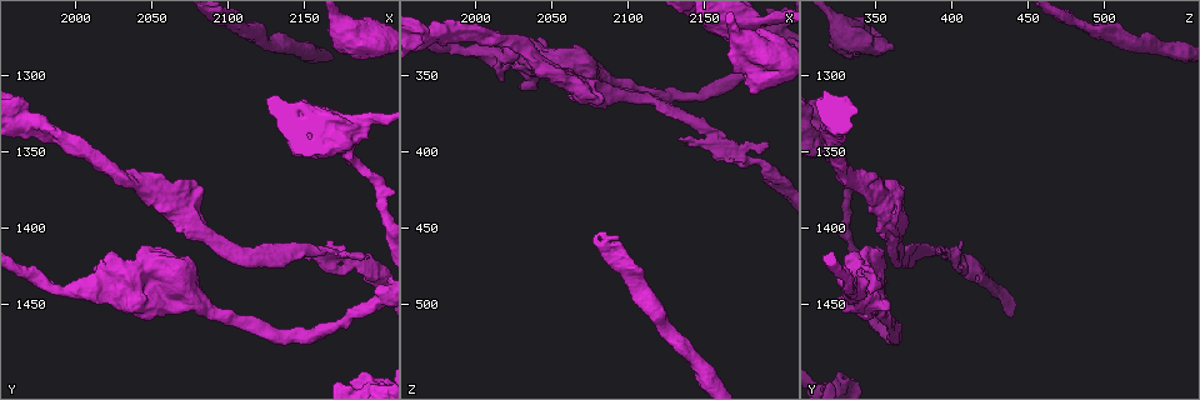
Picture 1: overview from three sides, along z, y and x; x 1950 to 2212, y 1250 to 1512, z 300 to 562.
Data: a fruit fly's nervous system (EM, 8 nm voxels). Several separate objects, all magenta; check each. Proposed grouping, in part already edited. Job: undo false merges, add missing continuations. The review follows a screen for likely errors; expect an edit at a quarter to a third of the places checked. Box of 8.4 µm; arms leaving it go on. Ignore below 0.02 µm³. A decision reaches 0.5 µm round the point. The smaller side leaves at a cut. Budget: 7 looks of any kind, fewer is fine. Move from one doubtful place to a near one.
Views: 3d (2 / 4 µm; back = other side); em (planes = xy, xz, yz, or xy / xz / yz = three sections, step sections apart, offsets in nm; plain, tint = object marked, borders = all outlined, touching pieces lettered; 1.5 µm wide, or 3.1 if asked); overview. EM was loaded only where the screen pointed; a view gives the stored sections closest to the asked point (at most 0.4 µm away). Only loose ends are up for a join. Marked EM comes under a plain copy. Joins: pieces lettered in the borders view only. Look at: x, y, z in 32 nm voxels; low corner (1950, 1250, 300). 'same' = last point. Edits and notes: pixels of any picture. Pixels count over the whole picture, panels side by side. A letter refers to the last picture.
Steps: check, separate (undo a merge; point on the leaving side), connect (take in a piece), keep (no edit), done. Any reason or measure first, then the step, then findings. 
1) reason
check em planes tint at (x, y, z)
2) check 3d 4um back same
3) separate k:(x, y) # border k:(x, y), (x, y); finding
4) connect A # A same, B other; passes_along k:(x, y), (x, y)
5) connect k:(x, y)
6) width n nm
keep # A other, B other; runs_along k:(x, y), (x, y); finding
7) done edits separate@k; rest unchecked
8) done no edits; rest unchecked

stops while still wide
check 3d 4um at (2182, 1284, 360)

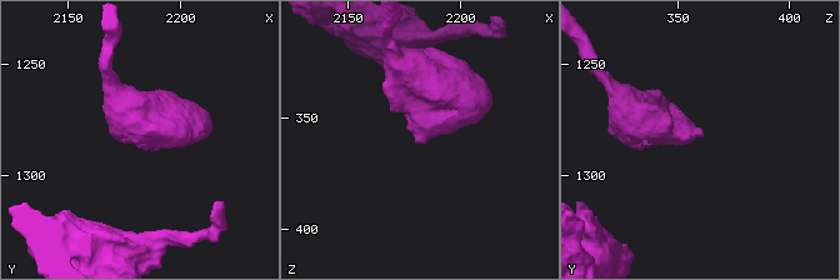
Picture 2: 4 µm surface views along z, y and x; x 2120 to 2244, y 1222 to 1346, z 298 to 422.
shape alone is not enough
check em planes borders at (2181, 1281, 361)

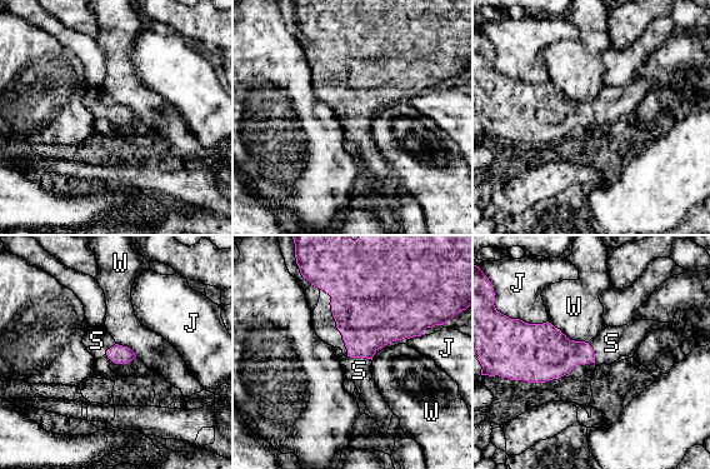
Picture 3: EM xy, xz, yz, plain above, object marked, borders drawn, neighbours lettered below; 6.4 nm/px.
connect 3:(359, 370) # J other, S same, W other; passes_along 3:(369, 319), (360, 357), (359, 370); the neuron continues

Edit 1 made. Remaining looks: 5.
check em planes borders at (2190, 1420, 396)

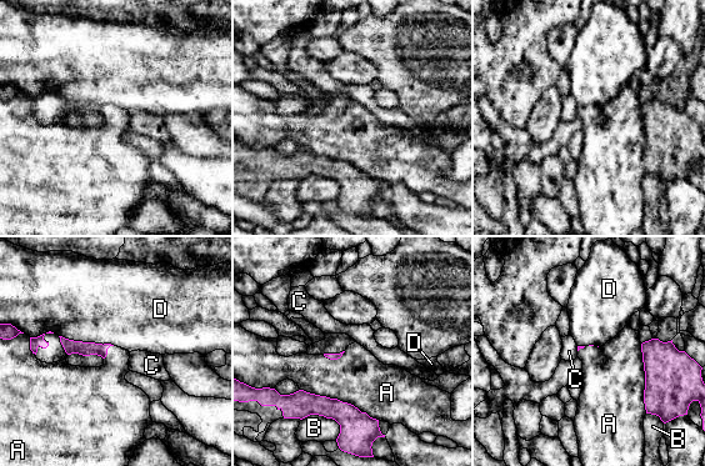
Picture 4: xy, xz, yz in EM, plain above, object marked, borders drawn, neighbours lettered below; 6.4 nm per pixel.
keep # A other, B other, C other, D other; border 4:(300, 389), (350, 402), (379, 420); none of them fits

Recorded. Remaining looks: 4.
an open end
check 3d 4um at (2052, 1454, 336)

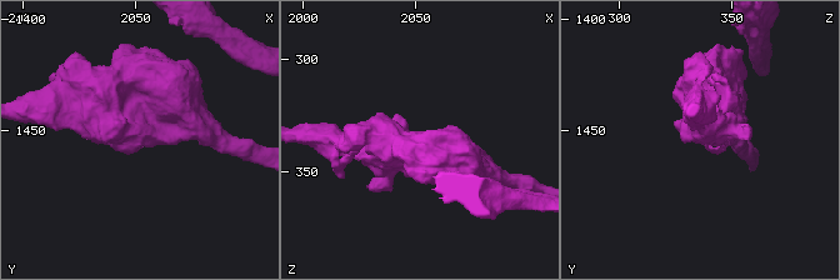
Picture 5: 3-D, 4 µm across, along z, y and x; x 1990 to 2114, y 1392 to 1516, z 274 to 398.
check em xz step 4 tint at (2052, 1455, 338)

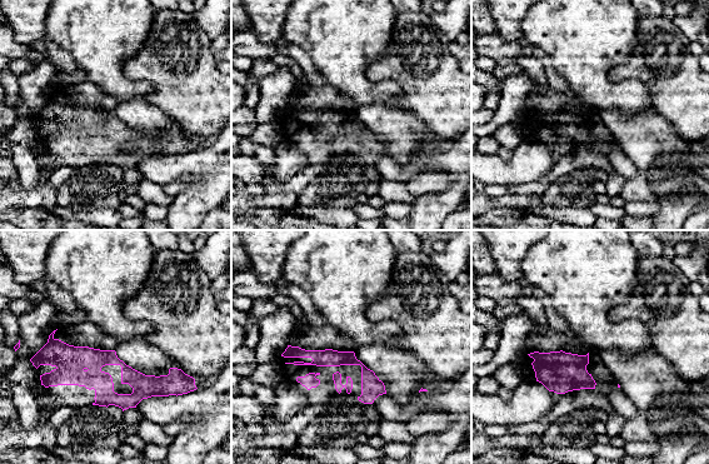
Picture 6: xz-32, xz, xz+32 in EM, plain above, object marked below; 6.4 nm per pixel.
check em planes borders same

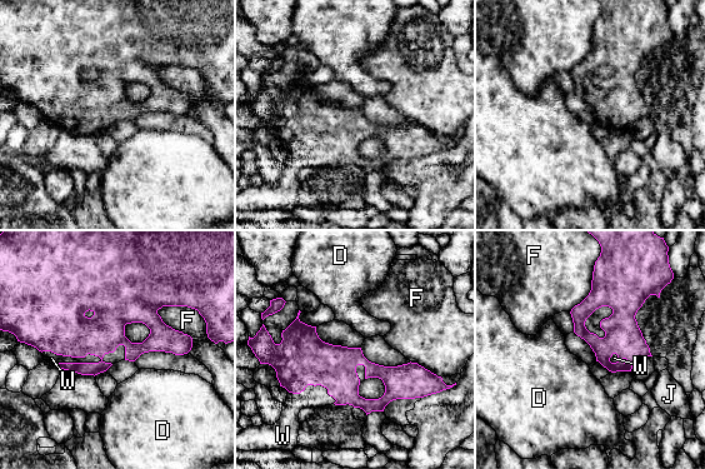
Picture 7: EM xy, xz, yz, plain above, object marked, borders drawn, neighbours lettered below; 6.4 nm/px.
connect 7:(51, 358) # D other, F other, J other, W same; passes_along 7:(60, 327), (89, 353), (51, 358); the neuron continues

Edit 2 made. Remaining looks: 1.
done edits connect@3, connect@7; rest unchecked

